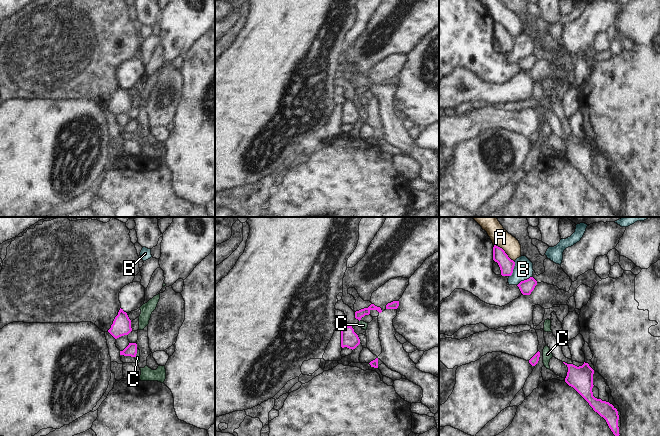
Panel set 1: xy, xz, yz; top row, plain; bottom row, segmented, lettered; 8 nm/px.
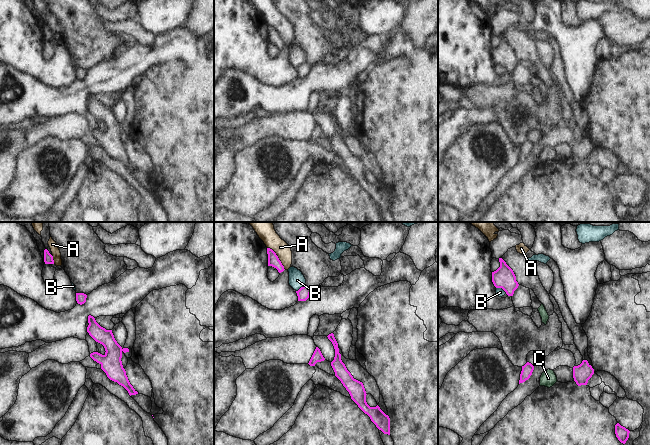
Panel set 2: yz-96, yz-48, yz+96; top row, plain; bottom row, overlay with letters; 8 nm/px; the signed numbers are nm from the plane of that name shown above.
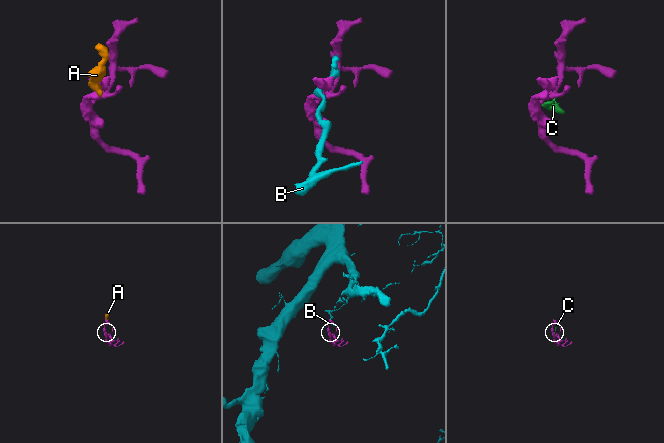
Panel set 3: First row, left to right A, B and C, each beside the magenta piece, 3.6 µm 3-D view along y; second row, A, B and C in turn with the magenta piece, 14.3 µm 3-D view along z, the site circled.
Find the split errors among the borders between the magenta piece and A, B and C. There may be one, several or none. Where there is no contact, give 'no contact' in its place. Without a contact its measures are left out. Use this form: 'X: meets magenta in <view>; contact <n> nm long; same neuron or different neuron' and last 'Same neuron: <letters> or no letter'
A: meets magenta in yz; contact 220 nm long; different neuron
B: meets magenta in yz; contact 130 nm long; different neuron
C: meets magenta in xy; contact 80 nm long; different neuron
Same neuron: no letter

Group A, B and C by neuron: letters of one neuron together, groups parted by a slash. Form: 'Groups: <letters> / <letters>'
Groups: A / B / C.

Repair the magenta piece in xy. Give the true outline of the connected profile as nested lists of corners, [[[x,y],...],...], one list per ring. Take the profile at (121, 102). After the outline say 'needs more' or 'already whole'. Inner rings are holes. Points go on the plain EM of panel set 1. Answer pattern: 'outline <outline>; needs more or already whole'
outline [[[120,84],[118,91],[115,93],[111,104],[108,108],[115,114],[128,111],[132,107],[131,96],[126,88]]]; already whole

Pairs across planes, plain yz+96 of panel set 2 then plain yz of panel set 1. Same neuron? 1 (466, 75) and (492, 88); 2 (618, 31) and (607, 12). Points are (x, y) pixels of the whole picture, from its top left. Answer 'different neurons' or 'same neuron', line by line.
1: different neurons
2: different neurons

